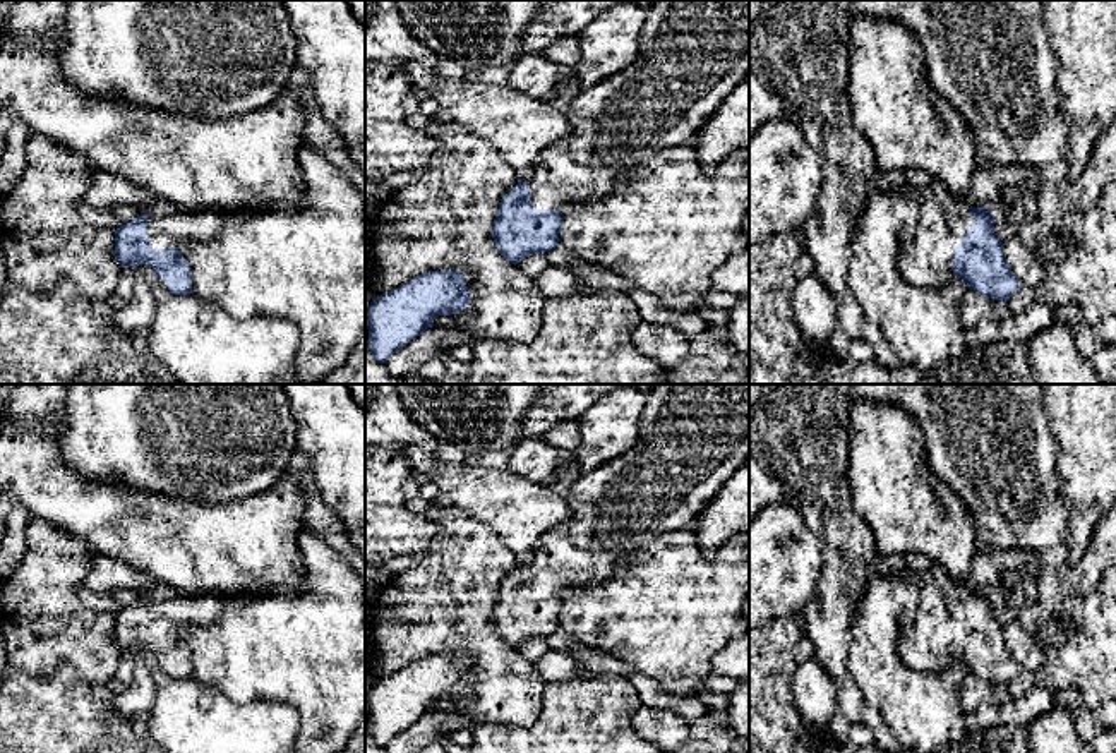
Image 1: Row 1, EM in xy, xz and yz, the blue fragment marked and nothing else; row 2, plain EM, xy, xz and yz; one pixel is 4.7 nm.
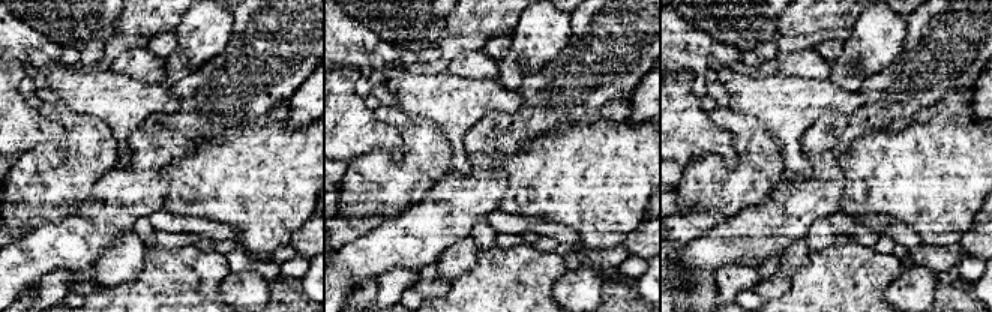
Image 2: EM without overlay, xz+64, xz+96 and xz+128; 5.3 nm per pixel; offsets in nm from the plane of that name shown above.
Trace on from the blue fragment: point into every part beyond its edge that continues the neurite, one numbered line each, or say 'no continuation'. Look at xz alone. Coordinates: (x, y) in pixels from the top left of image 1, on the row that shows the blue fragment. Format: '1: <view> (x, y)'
1: xz (691, 54)

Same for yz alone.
1: yz (924, 261)

